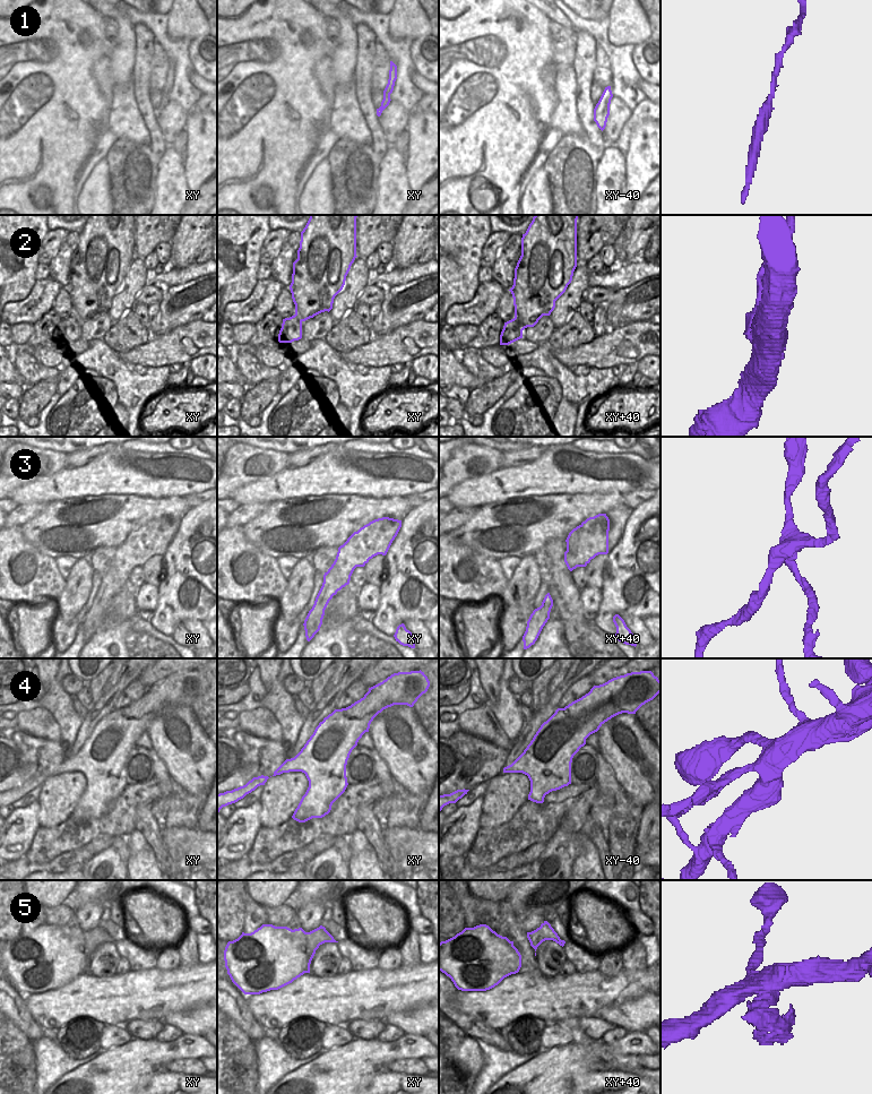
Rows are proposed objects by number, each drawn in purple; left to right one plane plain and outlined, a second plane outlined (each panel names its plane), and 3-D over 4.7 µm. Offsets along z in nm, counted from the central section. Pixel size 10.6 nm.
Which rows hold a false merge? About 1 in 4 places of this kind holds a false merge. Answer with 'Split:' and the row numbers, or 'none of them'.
Split: 2, 3, 4, 5

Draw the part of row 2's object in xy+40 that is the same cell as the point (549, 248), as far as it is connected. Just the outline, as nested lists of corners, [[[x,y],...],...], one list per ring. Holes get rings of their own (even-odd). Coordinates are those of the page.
[[[535,215],[521,238],[521,256],[515,268],[513,285],[509,290],[513,298],[515,317],[524,328],[534,327],[543,316],[550,316],[555,301],[565,292],[577,267],[578,215]]]

